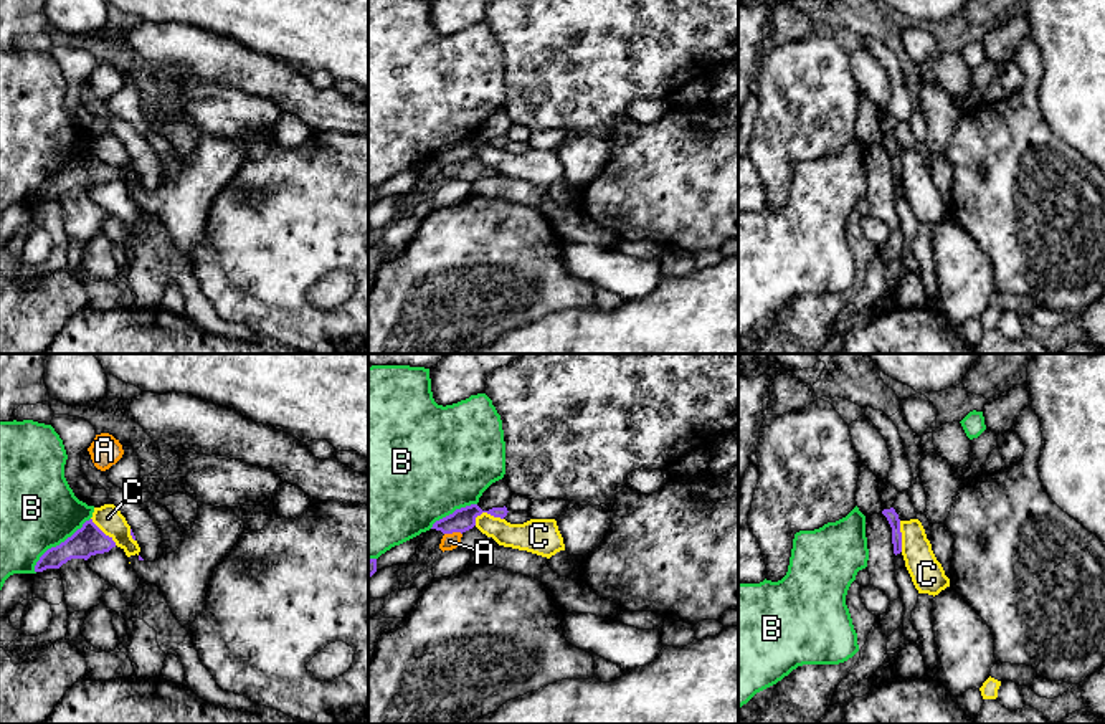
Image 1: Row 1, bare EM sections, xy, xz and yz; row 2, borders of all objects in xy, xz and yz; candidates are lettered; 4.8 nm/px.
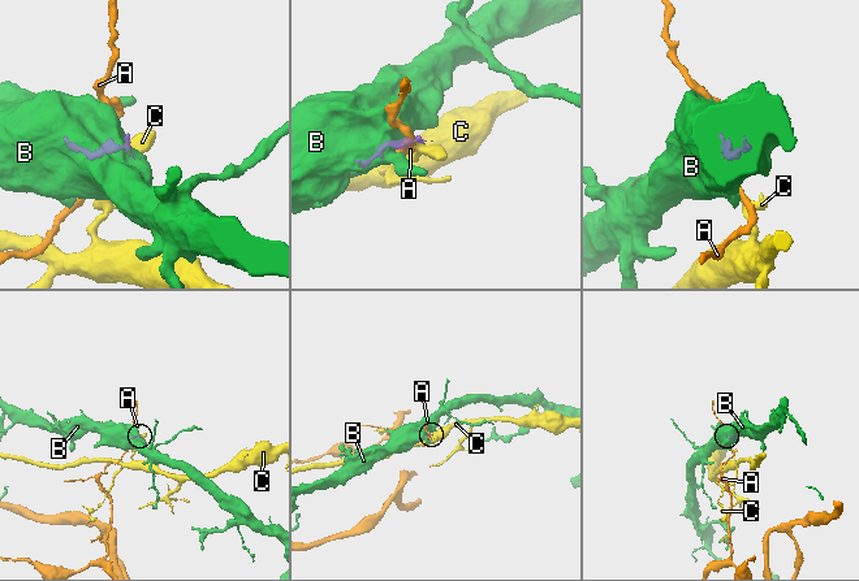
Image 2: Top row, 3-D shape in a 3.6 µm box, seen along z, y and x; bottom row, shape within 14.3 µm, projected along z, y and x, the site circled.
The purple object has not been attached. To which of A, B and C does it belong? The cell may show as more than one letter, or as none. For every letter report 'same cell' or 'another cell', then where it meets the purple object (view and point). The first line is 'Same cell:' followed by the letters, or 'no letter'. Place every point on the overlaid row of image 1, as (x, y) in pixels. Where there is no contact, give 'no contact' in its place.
Same cell: no letter
A: another cell; contact xz (453, 531)
B: another cell; contact xy (60, 544)
C: another cell; contact xz (486, 511)

